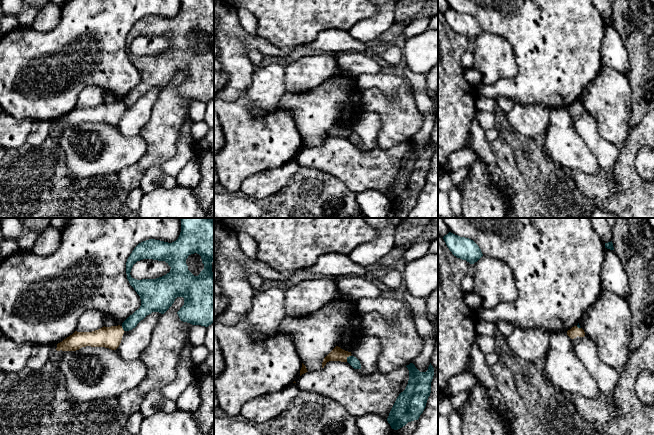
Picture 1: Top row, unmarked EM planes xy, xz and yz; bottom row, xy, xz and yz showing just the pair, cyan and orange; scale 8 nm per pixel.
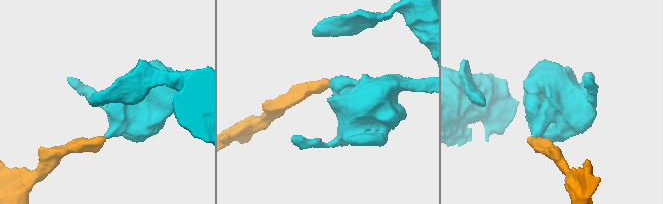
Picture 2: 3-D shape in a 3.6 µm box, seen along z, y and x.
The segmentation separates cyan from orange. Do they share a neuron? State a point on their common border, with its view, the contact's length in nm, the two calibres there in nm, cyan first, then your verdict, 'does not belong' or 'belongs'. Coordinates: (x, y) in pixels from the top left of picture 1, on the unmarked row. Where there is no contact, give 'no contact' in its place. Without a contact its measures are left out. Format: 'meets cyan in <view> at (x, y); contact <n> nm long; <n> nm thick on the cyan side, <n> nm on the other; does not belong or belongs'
meets cyan in xz at (347, 134); contact 70 nm long; 80 nm thick on the cyan side, 110 nm on the other; does not belong

